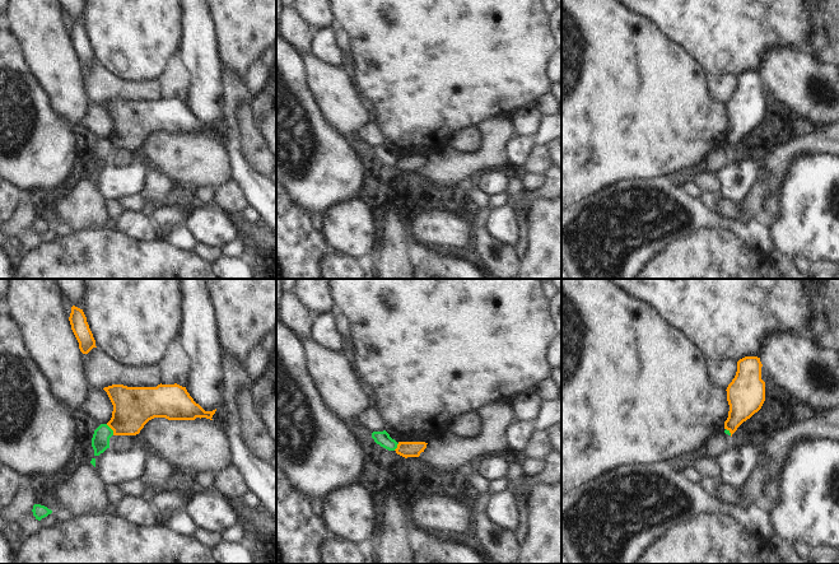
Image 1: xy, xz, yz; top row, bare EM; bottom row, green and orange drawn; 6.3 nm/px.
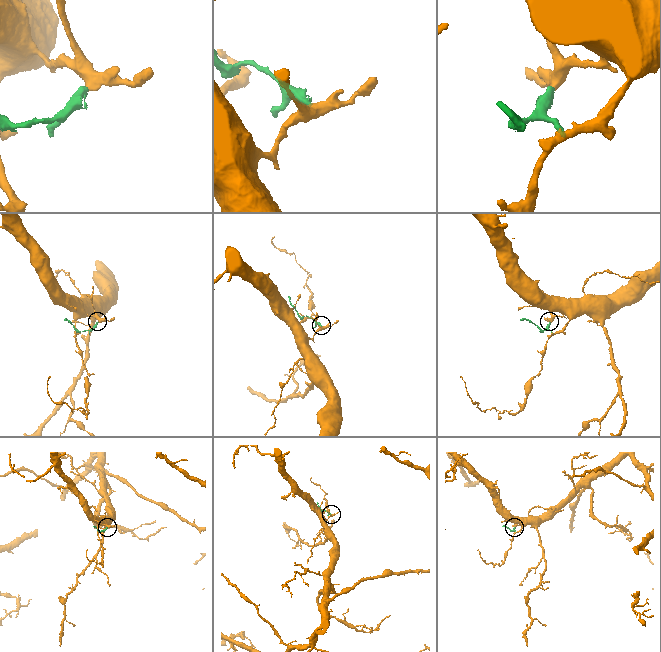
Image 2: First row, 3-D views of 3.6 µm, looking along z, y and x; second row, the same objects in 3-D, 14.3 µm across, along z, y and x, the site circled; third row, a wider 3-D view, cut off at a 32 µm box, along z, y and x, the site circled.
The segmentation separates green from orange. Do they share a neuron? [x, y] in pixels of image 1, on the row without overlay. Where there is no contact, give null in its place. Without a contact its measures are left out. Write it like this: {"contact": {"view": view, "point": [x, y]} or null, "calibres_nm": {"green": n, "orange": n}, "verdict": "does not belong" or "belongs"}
{"contact": {"view": "xy", "point": [111, 144]}, "calibres_nm": {"green": 110, "orange": 260}, "verdict": "does not belong"}

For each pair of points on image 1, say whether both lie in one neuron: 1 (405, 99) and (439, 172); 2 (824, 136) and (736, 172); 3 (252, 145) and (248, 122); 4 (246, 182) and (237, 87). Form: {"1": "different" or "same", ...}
{"1": "different", "2": "different", "3": "same", "4": "same"}

